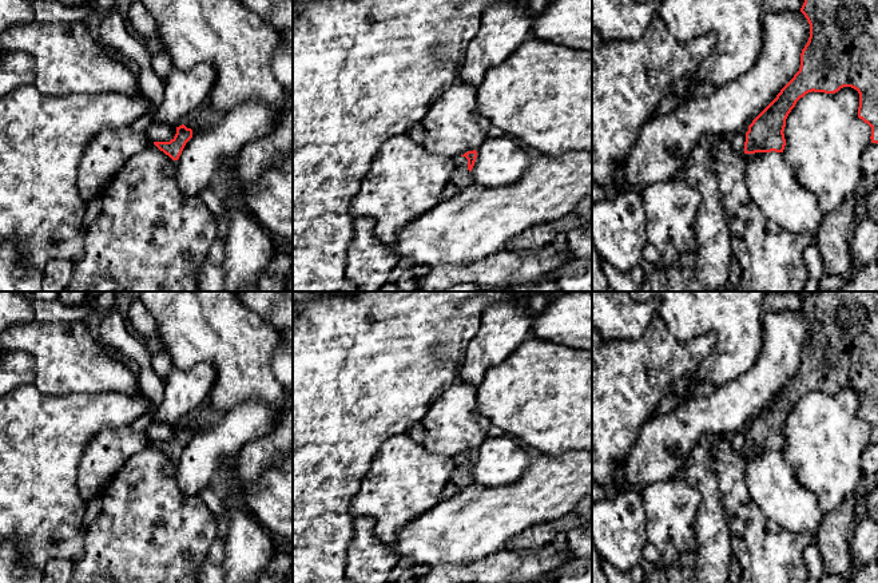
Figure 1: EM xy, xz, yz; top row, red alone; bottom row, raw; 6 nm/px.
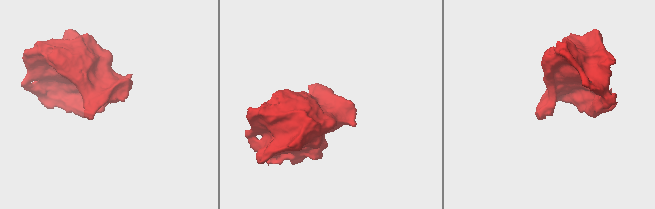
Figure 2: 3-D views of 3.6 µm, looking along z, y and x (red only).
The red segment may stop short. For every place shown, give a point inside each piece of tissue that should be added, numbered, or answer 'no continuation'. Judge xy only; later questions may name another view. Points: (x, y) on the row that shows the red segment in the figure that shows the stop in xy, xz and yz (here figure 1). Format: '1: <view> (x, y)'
no continuation

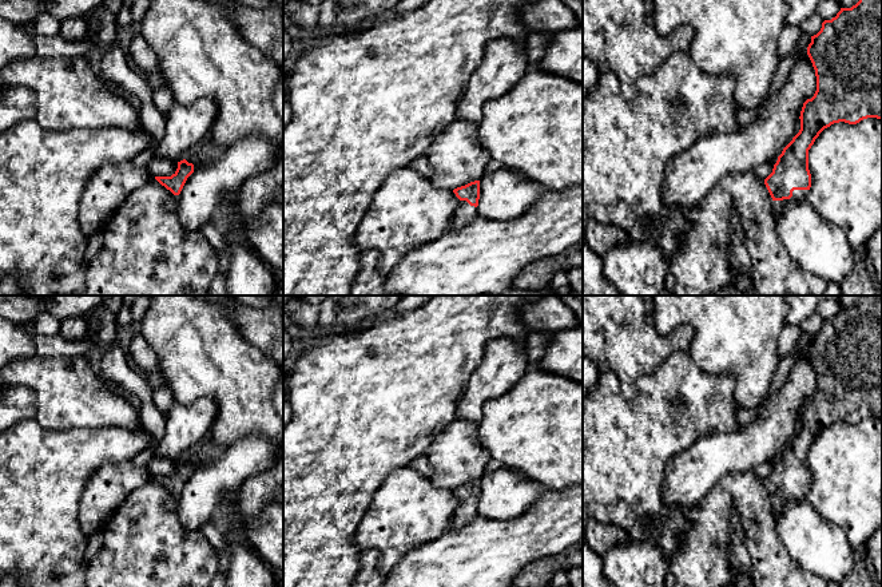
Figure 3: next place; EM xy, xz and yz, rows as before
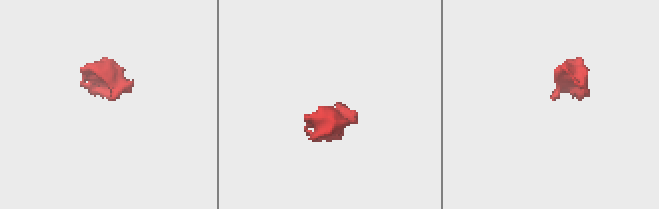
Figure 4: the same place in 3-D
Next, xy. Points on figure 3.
no continuation

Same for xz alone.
1: xz (465, 213)

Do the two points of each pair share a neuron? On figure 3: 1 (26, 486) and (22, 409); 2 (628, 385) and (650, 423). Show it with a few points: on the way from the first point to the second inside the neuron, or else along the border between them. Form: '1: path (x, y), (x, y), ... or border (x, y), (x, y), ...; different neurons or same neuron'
1: border (34, 417), (14, 424); different neurons
2: border (655, 371), (636, 381), (632, 397), (614, 373); different neurons

